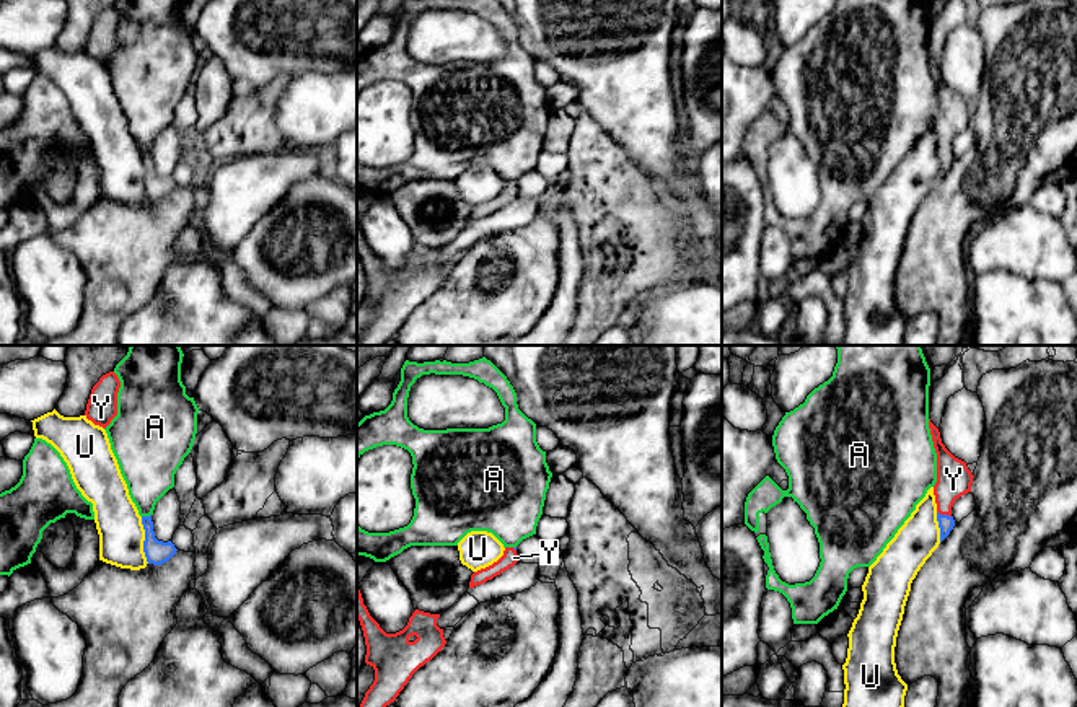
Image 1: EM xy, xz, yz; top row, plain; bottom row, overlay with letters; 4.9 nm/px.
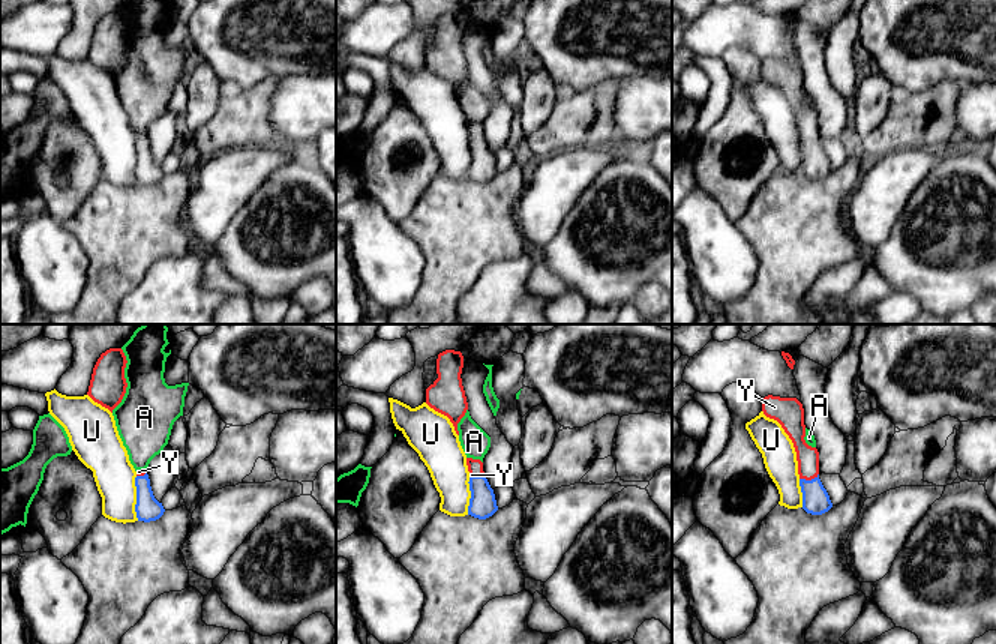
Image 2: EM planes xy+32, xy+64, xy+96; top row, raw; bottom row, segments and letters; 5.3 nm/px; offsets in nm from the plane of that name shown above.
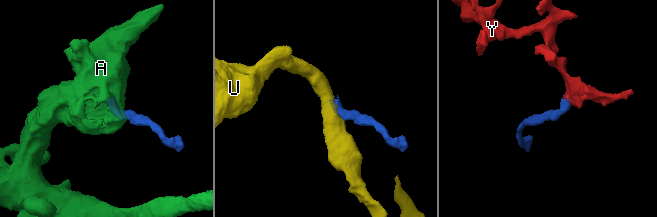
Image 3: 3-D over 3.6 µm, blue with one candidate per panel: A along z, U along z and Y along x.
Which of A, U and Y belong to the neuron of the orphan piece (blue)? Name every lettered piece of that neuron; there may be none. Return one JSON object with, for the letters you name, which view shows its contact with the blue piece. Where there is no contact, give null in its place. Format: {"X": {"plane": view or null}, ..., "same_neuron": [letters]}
{"Y": {"plane": "yz"}, "same_neuron": ["Y"]}

